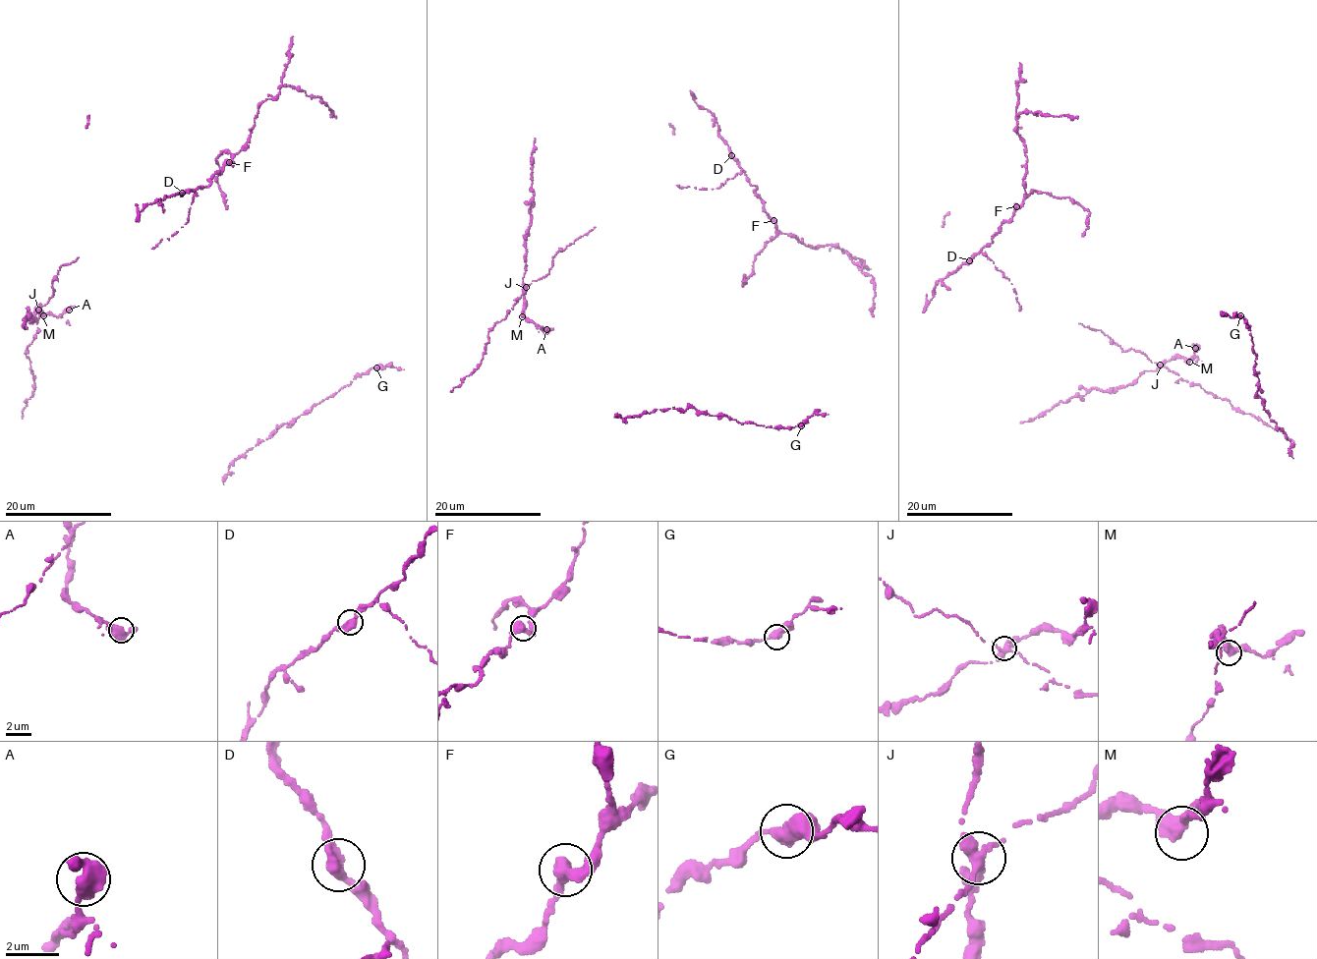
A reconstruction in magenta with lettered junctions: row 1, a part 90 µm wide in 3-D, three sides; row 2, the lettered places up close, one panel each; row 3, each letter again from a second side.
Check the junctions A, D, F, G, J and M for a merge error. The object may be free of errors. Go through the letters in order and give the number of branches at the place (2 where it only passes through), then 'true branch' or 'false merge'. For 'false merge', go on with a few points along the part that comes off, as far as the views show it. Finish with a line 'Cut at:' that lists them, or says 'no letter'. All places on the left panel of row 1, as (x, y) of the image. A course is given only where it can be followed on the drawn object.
A: branches 2; true branch
D: branches 2; true branch
F: branches 2; true branch
G: branches 2; true branch
J: branches 2; false merge; course (38, 310), (36, 335), (26, 354), (29, 359), (35, 388), (28, 399), (22, 419)
M: branches 2; true branch
Cut at: J

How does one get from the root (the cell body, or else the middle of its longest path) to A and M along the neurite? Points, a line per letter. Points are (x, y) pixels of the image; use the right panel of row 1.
A: (1168, 369), (1163, 365), (1173, 359), (1193, 359), (1195, 348)
M: (1168, 369), (1163, 365), (1173, 359), (1182, 358), (1189, 362)

